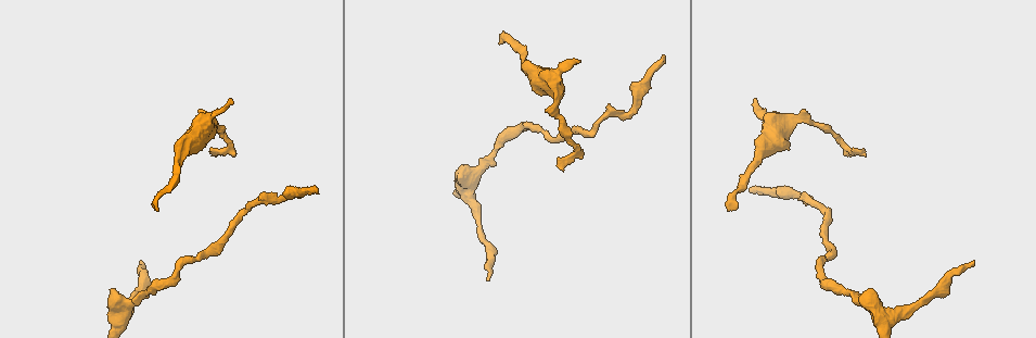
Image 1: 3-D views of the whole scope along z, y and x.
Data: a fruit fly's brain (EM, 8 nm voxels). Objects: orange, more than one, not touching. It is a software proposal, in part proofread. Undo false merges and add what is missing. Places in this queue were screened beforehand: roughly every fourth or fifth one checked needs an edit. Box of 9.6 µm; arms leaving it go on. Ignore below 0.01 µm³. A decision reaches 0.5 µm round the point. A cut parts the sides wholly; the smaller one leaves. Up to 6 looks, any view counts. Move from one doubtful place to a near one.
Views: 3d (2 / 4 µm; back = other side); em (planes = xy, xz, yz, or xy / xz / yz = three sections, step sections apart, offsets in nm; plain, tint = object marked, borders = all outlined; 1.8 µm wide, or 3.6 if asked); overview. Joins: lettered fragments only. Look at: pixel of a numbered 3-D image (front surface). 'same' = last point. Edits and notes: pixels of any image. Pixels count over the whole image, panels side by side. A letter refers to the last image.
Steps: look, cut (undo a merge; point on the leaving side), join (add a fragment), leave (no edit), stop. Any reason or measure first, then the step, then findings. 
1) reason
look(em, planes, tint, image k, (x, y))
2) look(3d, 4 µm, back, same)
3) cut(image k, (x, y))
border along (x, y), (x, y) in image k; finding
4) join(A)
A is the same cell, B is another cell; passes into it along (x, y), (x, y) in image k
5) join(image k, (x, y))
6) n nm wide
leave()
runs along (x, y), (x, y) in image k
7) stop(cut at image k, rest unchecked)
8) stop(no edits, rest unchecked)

tapers out
look(em, planes, plain, image 1, (756, 103))

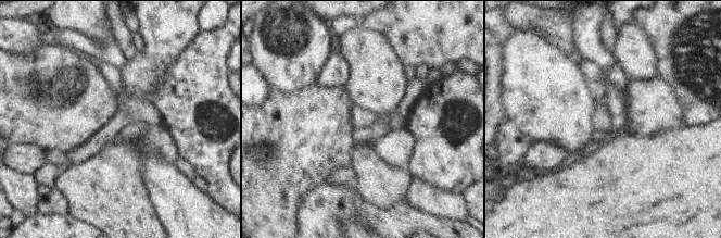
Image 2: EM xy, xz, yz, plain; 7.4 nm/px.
look(em, planes, borders, same)

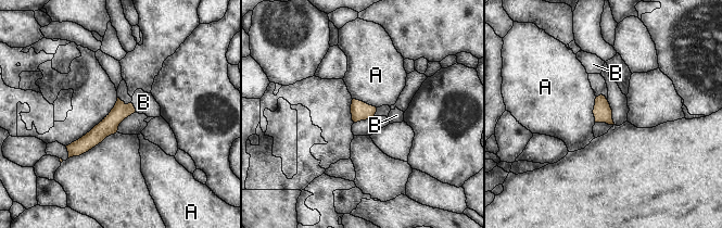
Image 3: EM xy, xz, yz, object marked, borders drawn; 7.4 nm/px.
join(B)
B is the same cell, A is another cell; the neuron continues

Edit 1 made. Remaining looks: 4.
branch stops here
look(em, planes, borders, image 1, (865, 156))

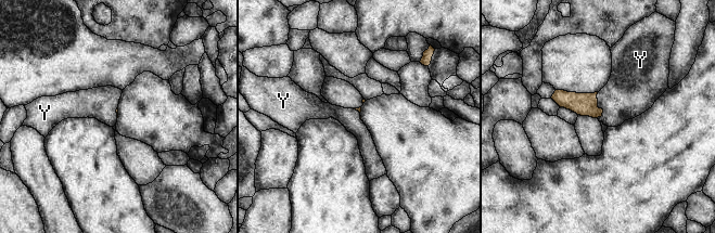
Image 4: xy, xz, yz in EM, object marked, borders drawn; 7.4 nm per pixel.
Y touches over 190 nm
join(Y)
Y is the same cell; it goes on there

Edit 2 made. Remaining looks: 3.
look(overview)

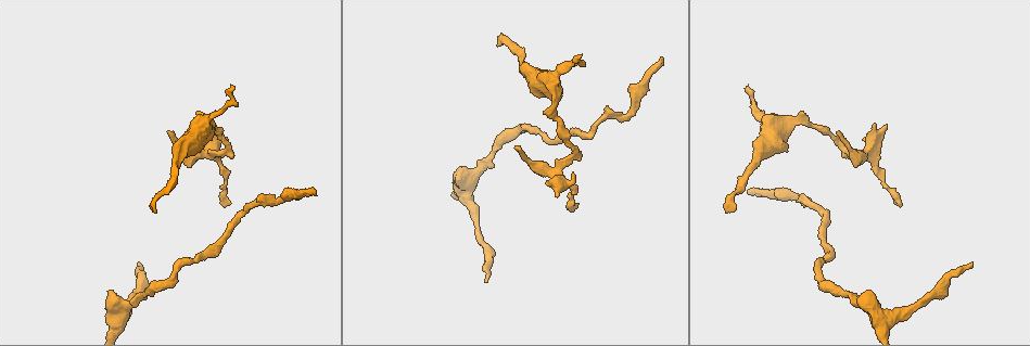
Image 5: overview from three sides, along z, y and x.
sharp bend
look(em, 3.6 µm, planes, borders, image 5, (276, 202))

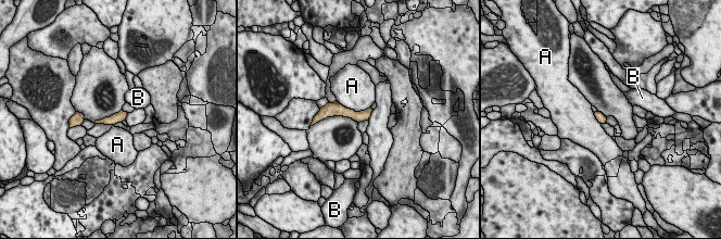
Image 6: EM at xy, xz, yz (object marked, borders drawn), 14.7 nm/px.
leave()
A and B are other cells; all the same neuron

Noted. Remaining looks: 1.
stop(join at image 3, join at image 4, rest unchecked)

